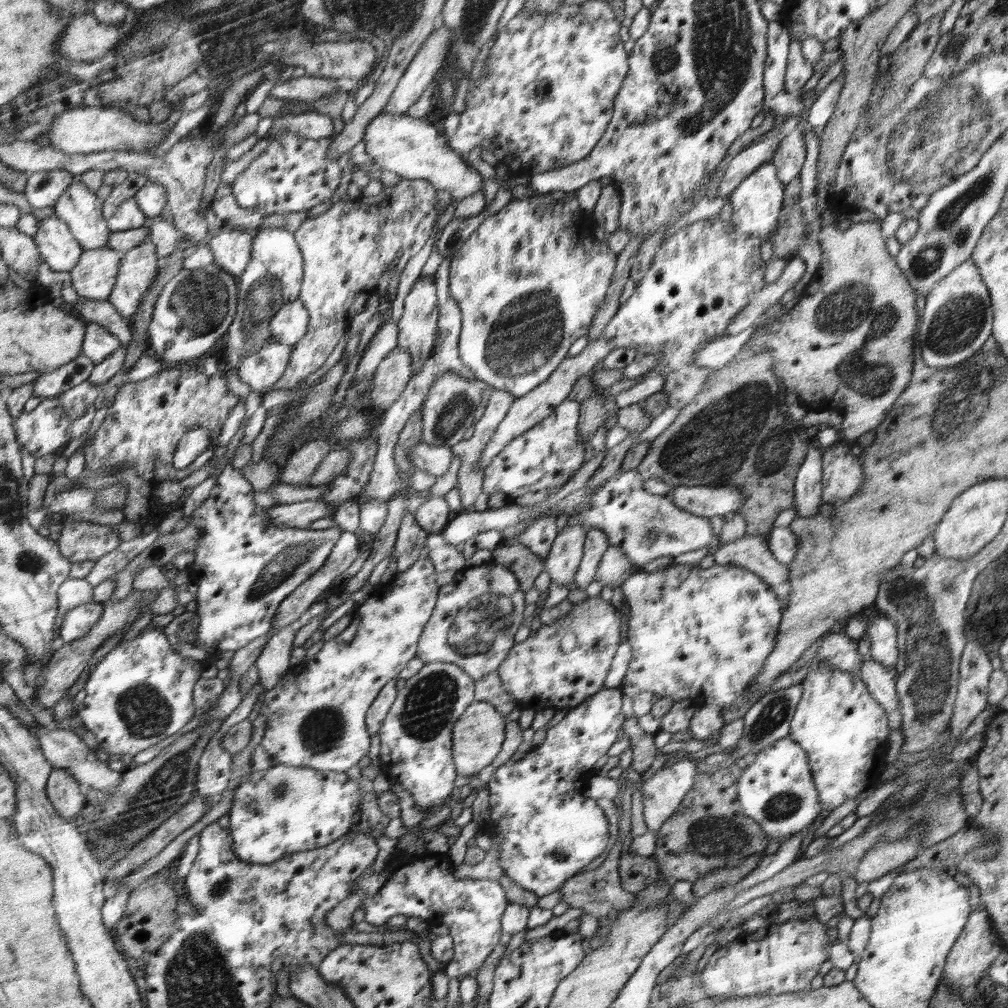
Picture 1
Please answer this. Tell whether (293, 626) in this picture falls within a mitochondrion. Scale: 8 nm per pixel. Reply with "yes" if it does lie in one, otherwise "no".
no

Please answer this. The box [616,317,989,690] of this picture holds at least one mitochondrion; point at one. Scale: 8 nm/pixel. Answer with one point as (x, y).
(719, 440)

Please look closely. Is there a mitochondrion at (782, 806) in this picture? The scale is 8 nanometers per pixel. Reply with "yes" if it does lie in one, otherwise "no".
yes

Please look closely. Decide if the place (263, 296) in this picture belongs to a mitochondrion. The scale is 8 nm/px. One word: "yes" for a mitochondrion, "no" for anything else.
yes

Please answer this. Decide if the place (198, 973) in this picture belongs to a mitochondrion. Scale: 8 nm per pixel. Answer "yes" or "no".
yes

